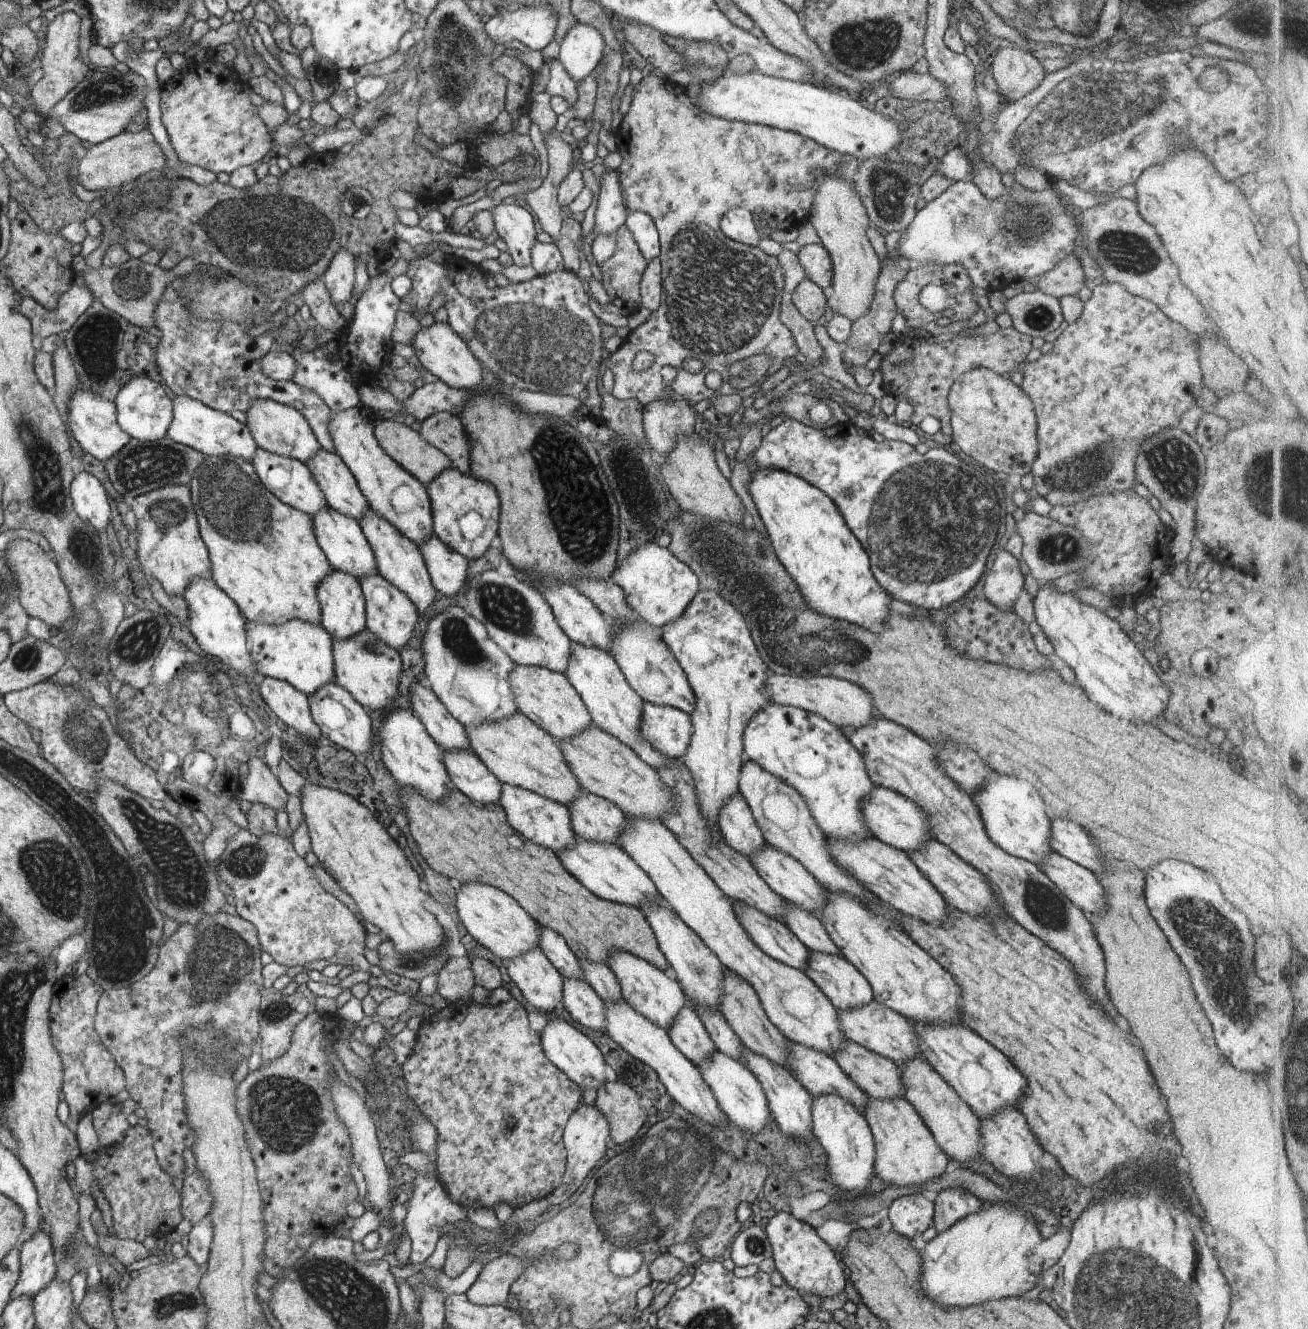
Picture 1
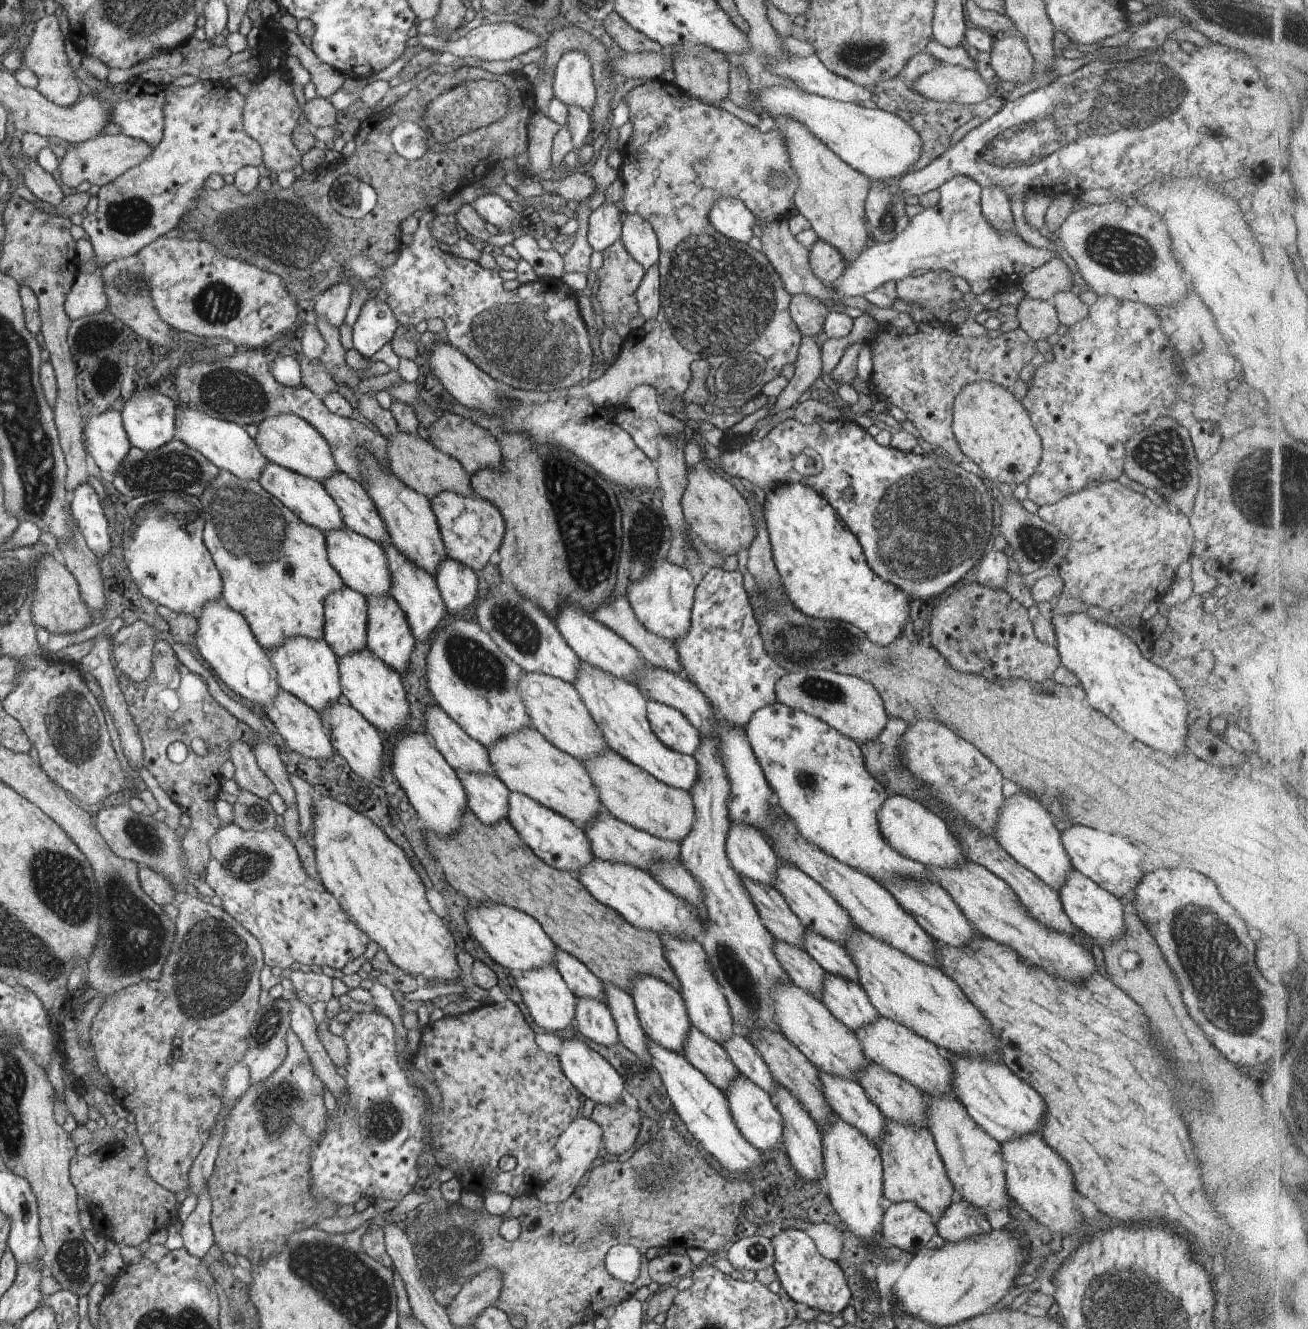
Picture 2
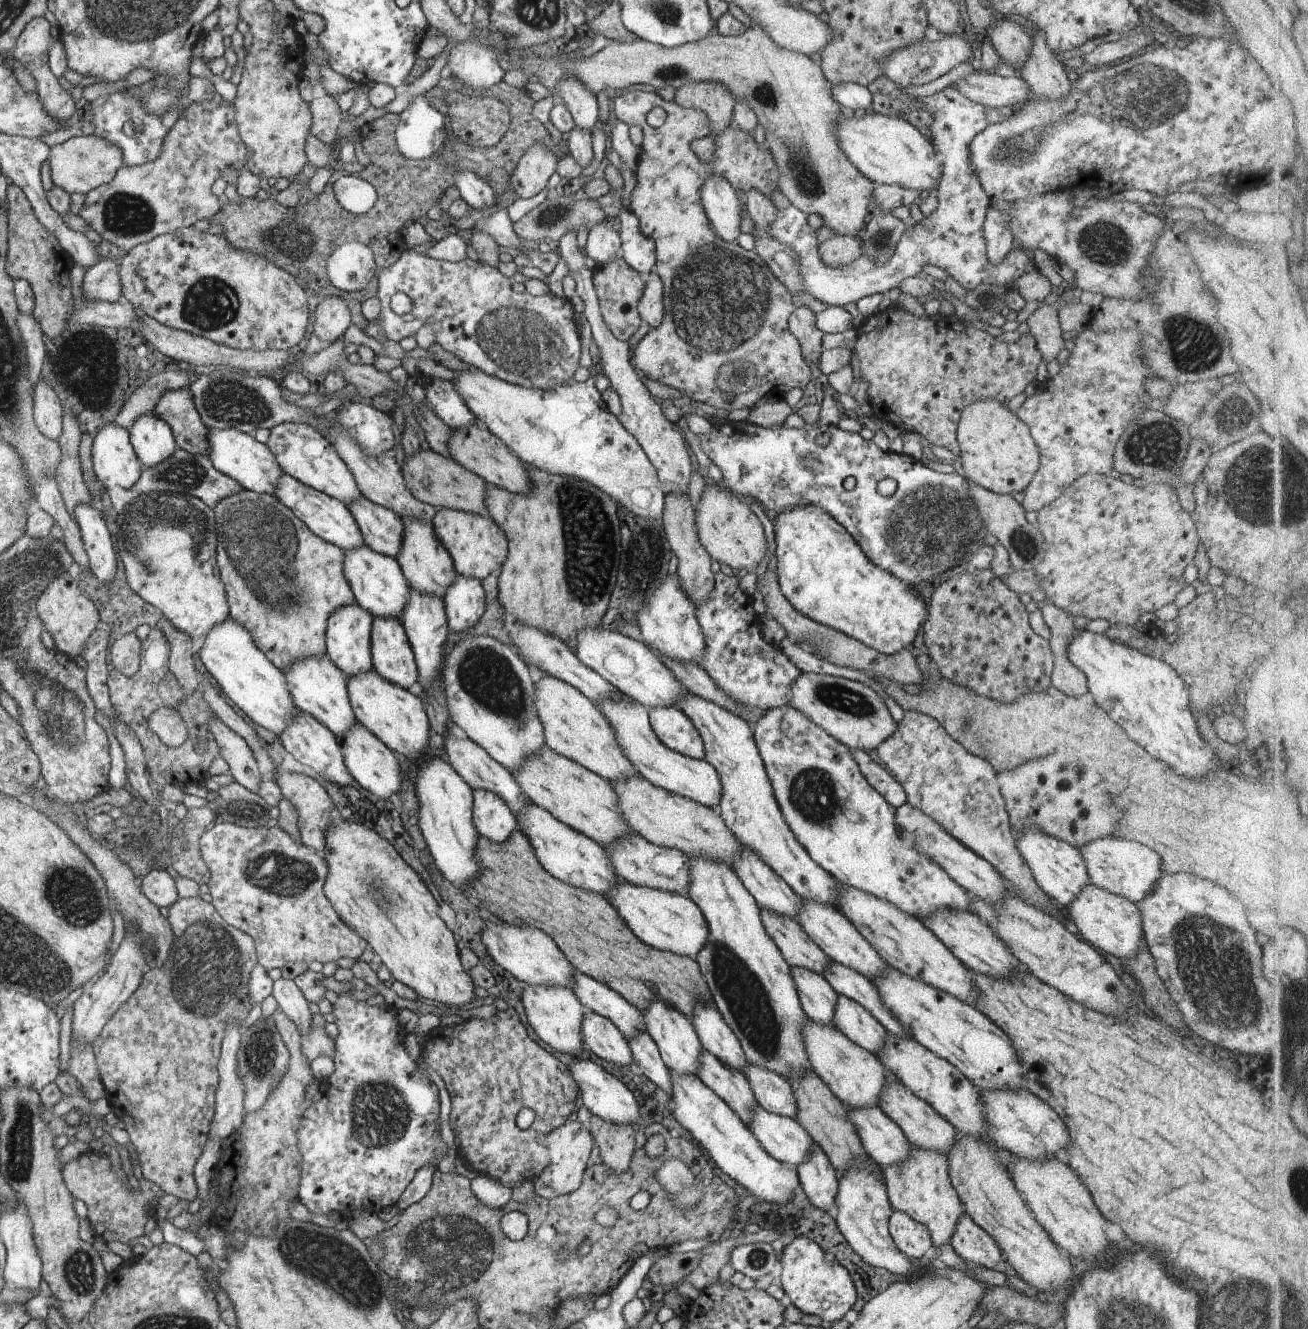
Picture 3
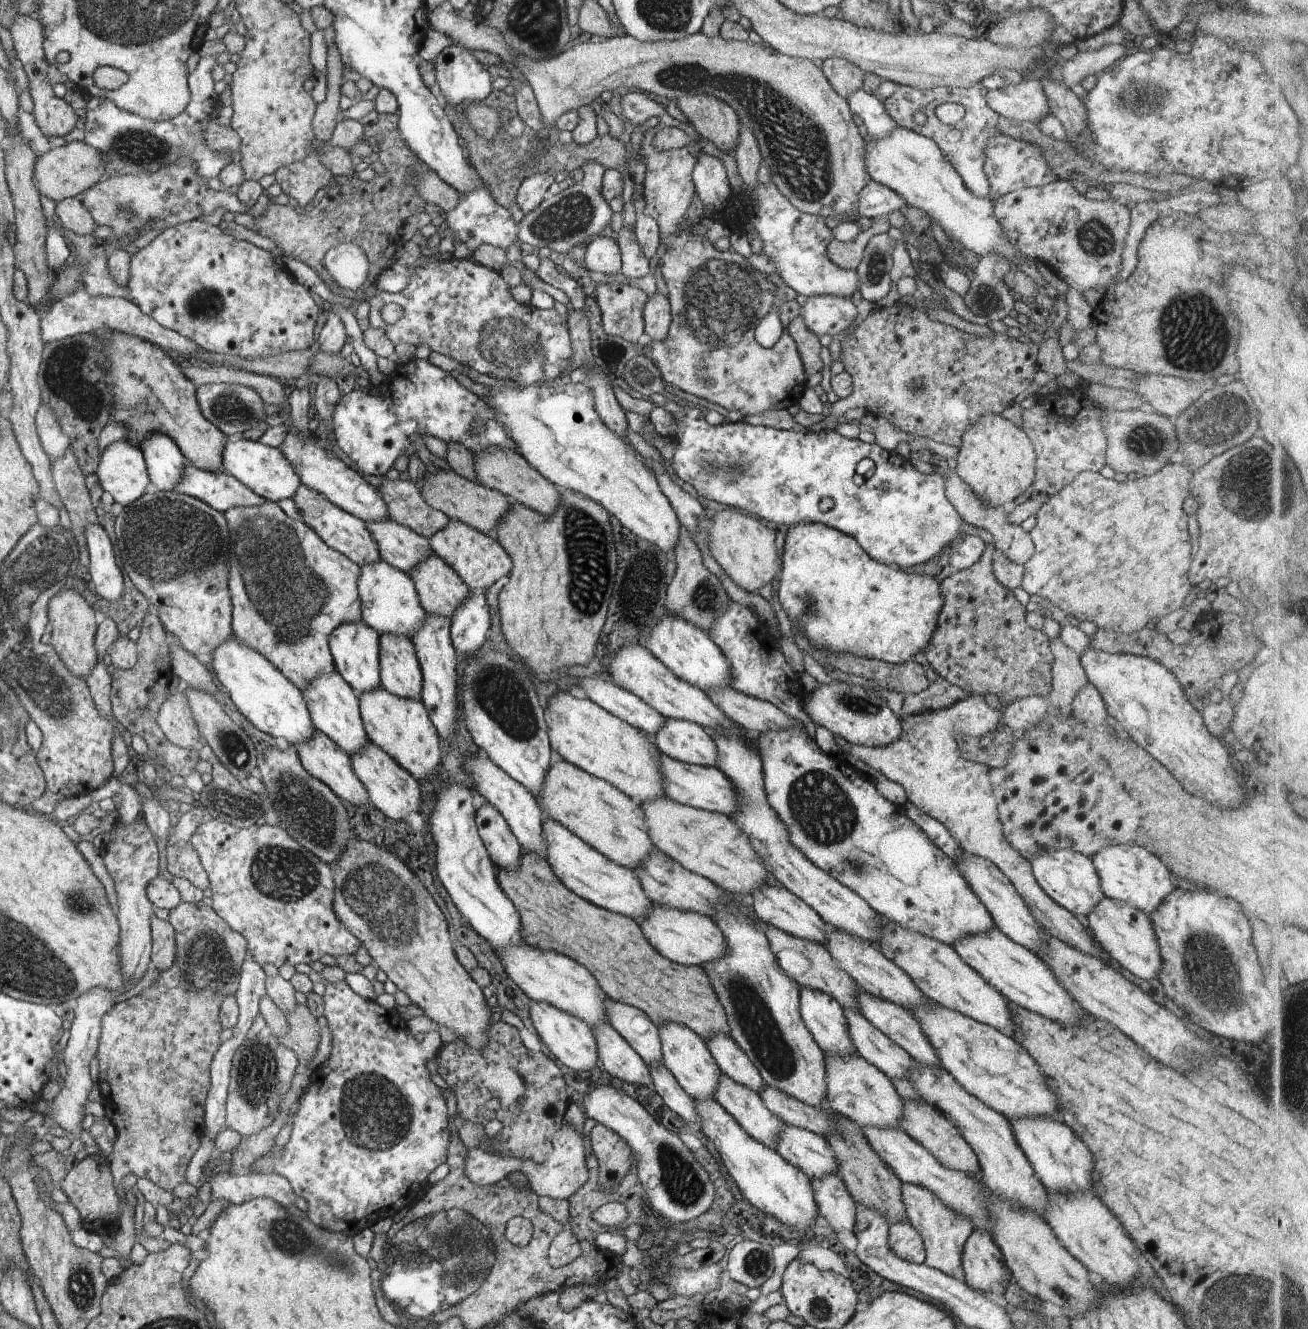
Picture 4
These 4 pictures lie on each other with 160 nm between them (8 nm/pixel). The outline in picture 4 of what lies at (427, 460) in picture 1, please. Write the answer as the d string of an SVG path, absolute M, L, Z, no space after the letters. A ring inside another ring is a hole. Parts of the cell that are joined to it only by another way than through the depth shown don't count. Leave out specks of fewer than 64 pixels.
M439 468L438 472L430 475L430 480L432 482L430 491L422 491L422 496L425 497L428 504L445 512L450 519L465 522L472 528L486 534L494 535L497 522L505 515L511 505L510 499L506 498L501 492L484 486L477 480L465 479L452 469Z

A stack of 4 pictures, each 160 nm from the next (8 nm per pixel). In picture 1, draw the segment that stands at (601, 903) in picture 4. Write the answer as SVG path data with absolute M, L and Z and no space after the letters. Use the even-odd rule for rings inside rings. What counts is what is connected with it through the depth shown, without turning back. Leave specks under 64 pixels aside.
M502 783L498 803L505 810L509 825L524 838L555 853L575 842L576 834L571 827L568 806L510 783Z

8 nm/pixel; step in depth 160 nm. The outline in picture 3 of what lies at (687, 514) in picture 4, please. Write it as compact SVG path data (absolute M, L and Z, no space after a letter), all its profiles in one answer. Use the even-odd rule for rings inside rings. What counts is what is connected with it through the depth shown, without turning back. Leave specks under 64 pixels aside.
M569 230L562 235L562 238L559 238L555 245L560 258L568 263L570 275L574 274L576 294L584 301L583 312L591 324L591 331L594 332L593 342L596 342L596 345L593 346L598 346L596 350L600 350L599 358L602 358L603 374L610 378L611 388L616 390L622 398L622 412L617 416L618 420L628 432L632 433L650 462L656 467L660 482L665 486L666 494L676 491L687 494L693 463L684 447L686 441L682 437L679 426L666 418L662 413L661 406L652 398L649 388L638 376L636 368L631 363L632 349L629 346L629 341L620 342L604 322L593 283L593 271L586 267L587 256L583 255L576 245L576 233L575 230Z

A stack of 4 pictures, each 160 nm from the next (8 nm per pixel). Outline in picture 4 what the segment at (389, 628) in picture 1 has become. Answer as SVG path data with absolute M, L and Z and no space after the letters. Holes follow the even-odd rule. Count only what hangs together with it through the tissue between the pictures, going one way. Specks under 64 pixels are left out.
M381 634L381 684L396 696L421 700L424 673L414 654L410 638L404 635Z

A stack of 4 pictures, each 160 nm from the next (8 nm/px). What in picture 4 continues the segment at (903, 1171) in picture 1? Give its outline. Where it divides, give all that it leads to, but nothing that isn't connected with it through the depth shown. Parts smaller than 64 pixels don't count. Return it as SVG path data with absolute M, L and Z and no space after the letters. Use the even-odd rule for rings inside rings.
M902 1183L901 1194L909 1223L922 1235L926 1266L951 1274L961 1265L964 1243L974 1229L971 1220L966 1215L958 1216L958 1211L945 1205L925 1186Z

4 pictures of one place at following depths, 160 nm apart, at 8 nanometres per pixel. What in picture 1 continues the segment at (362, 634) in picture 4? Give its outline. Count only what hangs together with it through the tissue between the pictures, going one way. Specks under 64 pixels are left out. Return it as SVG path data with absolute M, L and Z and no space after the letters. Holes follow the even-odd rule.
M333 569L321 580L317 588L317 599L321 606L319 622L334 639L347 639L357 635L368 626L365 613L365 593L360 580L350 573Z

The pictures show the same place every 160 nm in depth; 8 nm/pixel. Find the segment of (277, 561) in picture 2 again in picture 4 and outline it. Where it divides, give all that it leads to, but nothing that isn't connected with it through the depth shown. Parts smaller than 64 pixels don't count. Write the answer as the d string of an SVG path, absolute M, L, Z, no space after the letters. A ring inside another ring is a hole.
M274 501L247 507L232 507L225 512L238 548L230 554L229 593L233 601L234 636L255 648L273 662L299 689L309 686L318 675L335 668L329 649L329 636L342 623L361 620L361 599L357 584L361 567L321 540L302 520L288 517Z

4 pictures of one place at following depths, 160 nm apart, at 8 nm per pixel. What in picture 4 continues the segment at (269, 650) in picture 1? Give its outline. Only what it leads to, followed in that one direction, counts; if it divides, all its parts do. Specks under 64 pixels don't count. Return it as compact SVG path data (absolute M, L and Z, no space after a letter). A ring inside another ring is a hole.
M337 669L313 678L313 681L309 682L309 686L301 689L301 692L308 702L309 713L316 730L325 732L326 736L342 747L350 757L361 751L361 748L370 742L369 734L365 731L365 723L362 720L360 695Z

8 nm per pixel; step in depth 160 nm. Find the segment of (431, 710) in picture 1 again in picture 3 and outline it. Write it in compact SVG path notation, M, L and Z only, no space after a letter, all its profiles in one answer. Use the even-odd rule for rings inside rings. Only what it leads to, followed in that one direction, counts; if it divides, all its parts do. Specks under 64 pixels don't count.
M449 730L446 732L446 738L443 742L446 748L446 756L452 768L474 789L486 789L495 792L496 795L502 797L510 807L514 816L521 811L524 805L530 803L527 795L524 795L518 783L514 780L512 773L502 766L497 760L494 760L487 750L484 750L479 744L476 744L472 739L457 738Z

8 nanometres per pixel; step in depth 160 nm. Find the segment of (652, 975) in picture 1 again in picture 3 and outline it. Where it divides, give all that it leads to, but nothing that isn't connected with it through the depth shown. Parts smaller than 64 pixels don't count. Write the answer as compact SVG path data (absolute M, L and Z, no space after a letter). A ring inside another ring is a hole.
M654 999L647 1004L647 1007L640 1011L645 1024L645 1031L656 1043L660 1056L668 1070L679 1073L690 1073L697 1076L701 1052L704 1050L691 1018L680 1012L677 1008L671 1007L662 999Z

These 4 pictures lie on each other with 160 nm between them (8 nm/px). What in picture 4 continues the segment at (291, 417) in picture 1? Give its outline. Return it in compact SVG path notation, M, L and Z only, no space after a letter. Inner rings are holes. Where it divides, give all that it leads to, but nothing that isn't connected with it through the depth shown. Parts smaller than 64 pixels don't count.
M288 424L286 436L279 448L290 461L290 464L293 465L297 475L301 477L302 485L322 493L335 505L362 519L366 524L370 521L390 519L380 489L370 485L358 472L348 467L340 458L323 449L321 443L317 442L315 437L307 439L294 429L294 426Z

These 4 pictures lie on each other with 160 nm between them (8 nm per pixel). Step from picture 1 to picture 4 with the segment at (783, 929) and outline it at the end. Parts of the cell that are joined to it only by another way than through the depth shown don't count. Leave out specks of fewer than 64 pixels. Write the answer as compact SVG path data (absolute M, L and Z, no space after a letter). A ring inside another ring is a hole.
M801 987L799 1009L807 1030L825 1056L856 1055L844 1008L833 996L821 990Z

